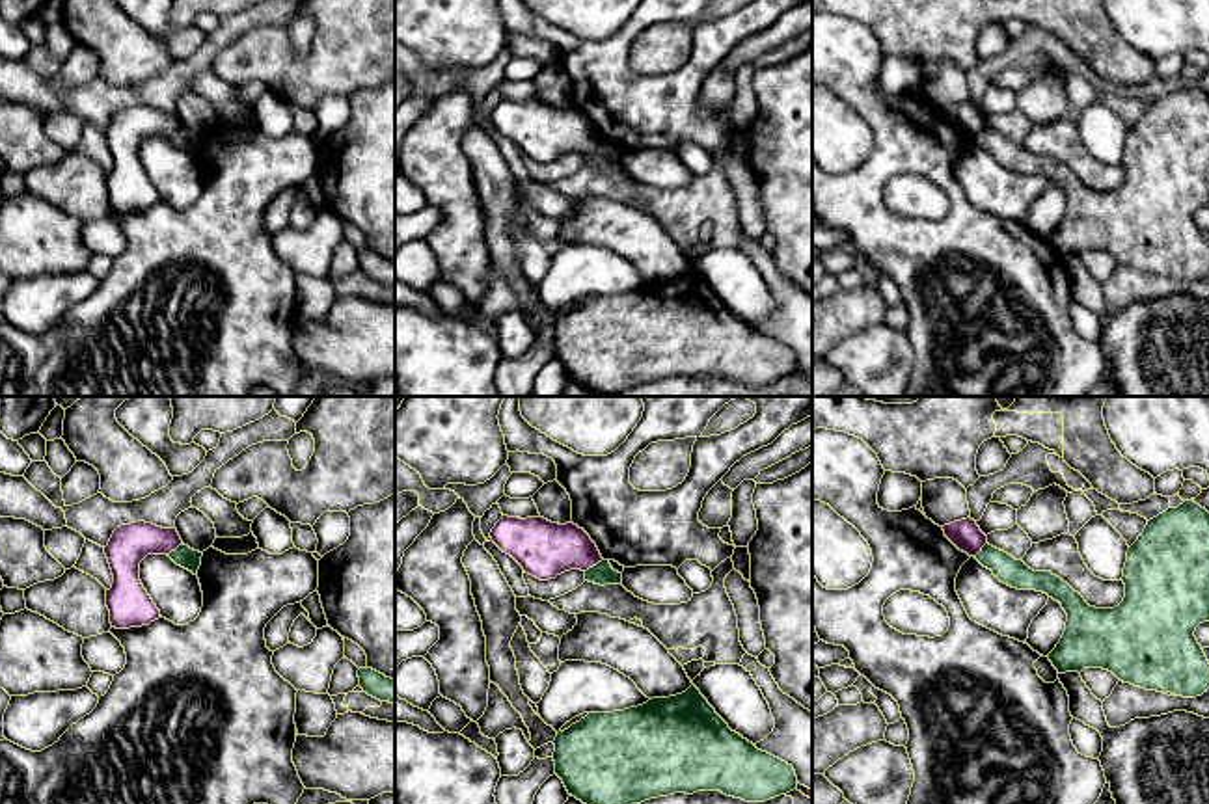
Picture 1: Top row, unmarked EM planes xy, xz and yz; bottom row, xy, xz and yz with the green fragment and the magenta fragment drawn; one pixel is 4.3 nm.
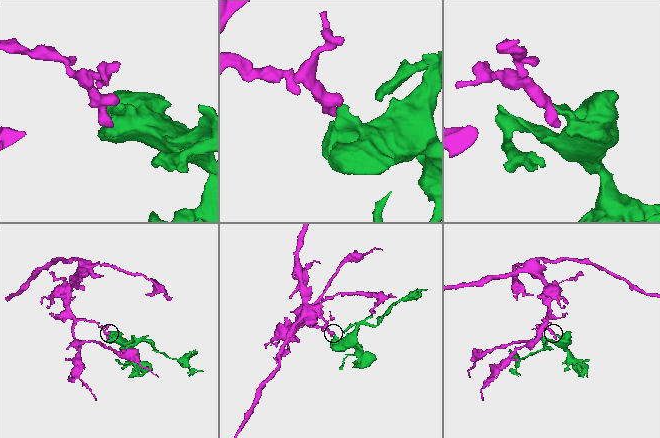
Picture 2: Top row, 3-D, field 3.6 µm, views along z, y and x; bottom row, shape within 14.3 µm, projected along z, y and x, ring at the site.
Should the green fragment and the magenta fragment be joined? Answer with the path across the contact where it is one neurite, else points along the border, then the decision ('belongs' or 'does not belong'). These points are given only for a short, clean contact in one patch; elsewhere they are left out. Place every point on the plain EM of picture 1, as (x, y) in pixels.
along xz (602, 142), (585, 155) | does not belong

